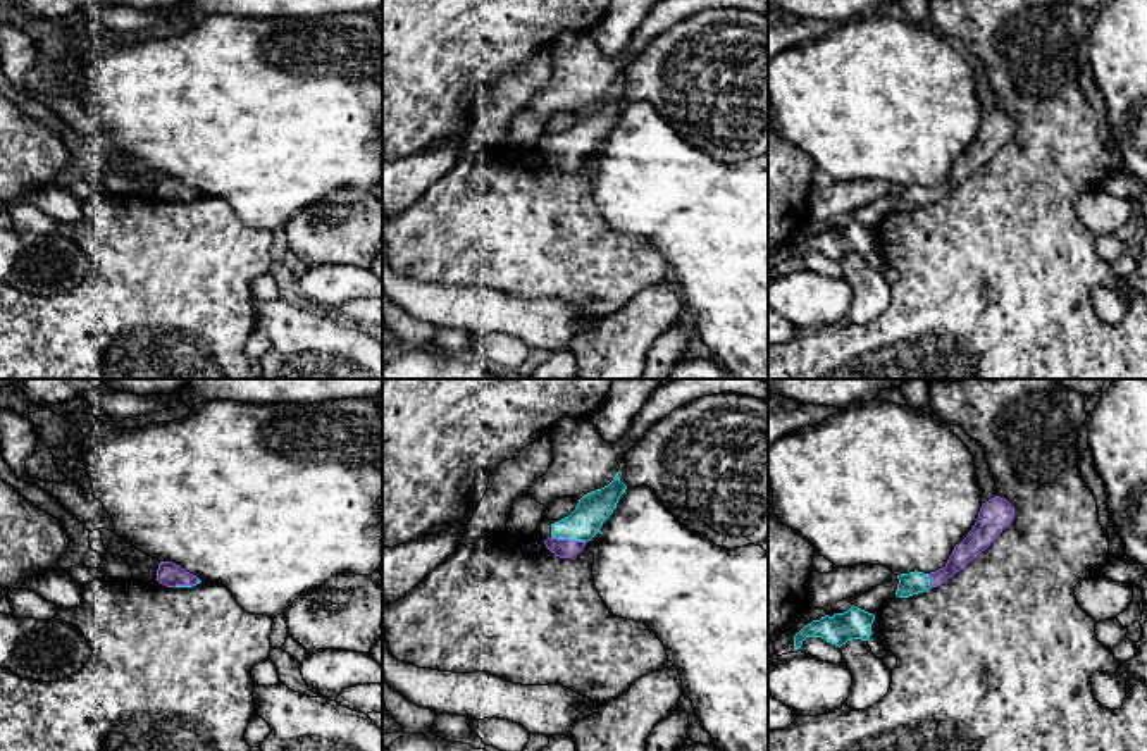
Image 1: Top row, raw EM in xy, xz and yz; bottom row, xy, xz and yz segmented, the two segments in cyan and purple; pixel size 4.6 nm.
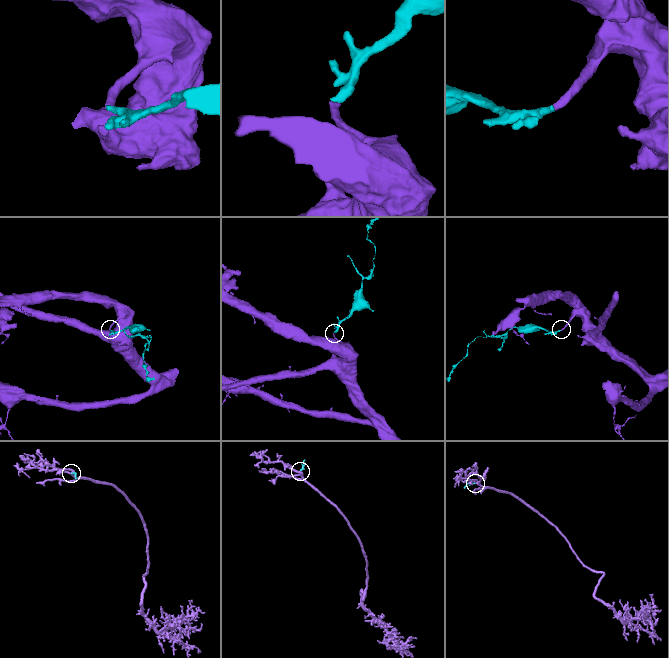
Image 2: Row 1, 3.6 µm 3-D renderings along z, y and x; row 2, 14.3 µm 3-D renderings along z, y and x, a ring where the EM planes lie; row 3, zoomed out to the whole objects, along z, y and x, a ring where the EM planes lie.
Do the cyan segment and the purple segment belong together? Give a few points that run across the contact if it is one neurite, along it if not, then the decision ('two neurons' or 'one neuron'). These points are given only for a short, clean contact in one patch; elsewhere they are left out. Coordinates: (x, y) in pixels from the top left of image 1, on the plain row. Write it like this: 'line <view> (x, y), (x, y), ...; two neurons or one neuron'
line xz (582, 138), (569, 154), (564, 162); one neuron

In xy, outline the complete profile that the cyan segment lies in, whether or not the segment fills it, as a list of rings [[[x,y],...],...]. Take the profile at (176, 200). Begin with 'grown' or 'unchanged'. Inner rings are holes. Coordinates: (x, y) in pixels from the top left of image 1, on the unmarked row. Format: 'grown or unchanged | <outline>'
grown | [[[160,176],[157,195],[167,202],[193,202],[202,195],[172,176]]]

